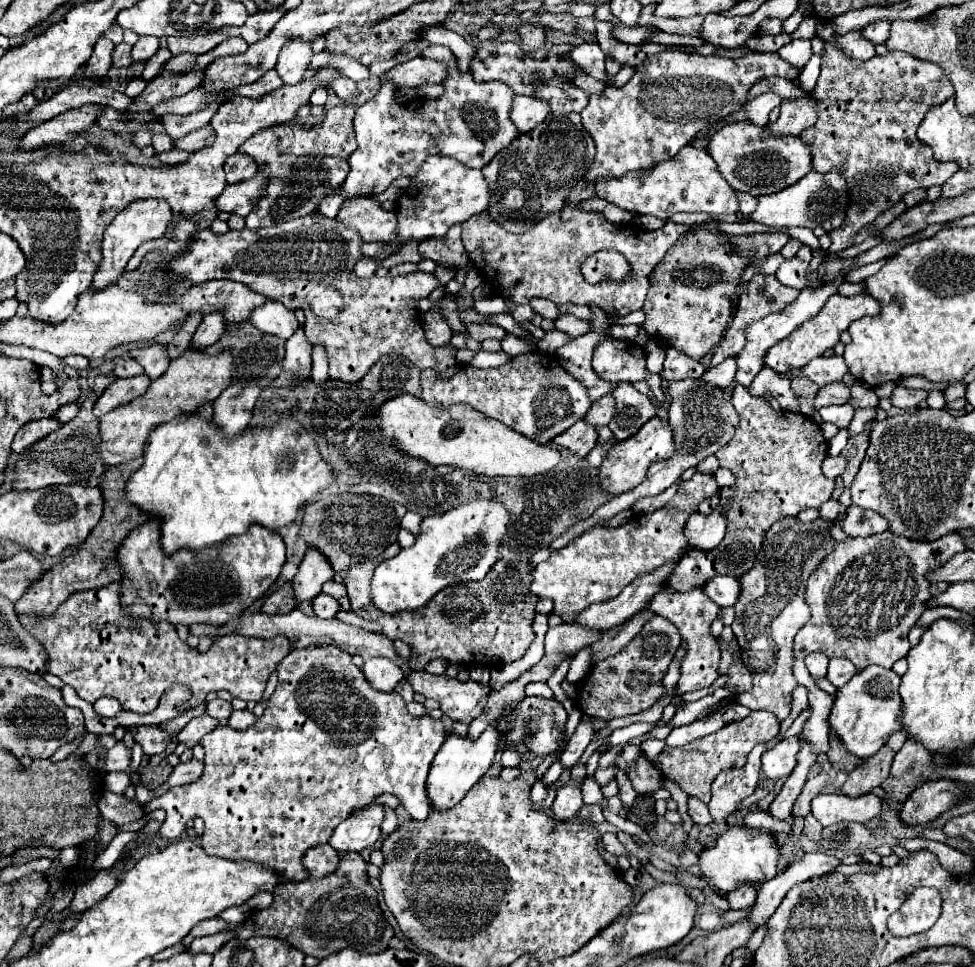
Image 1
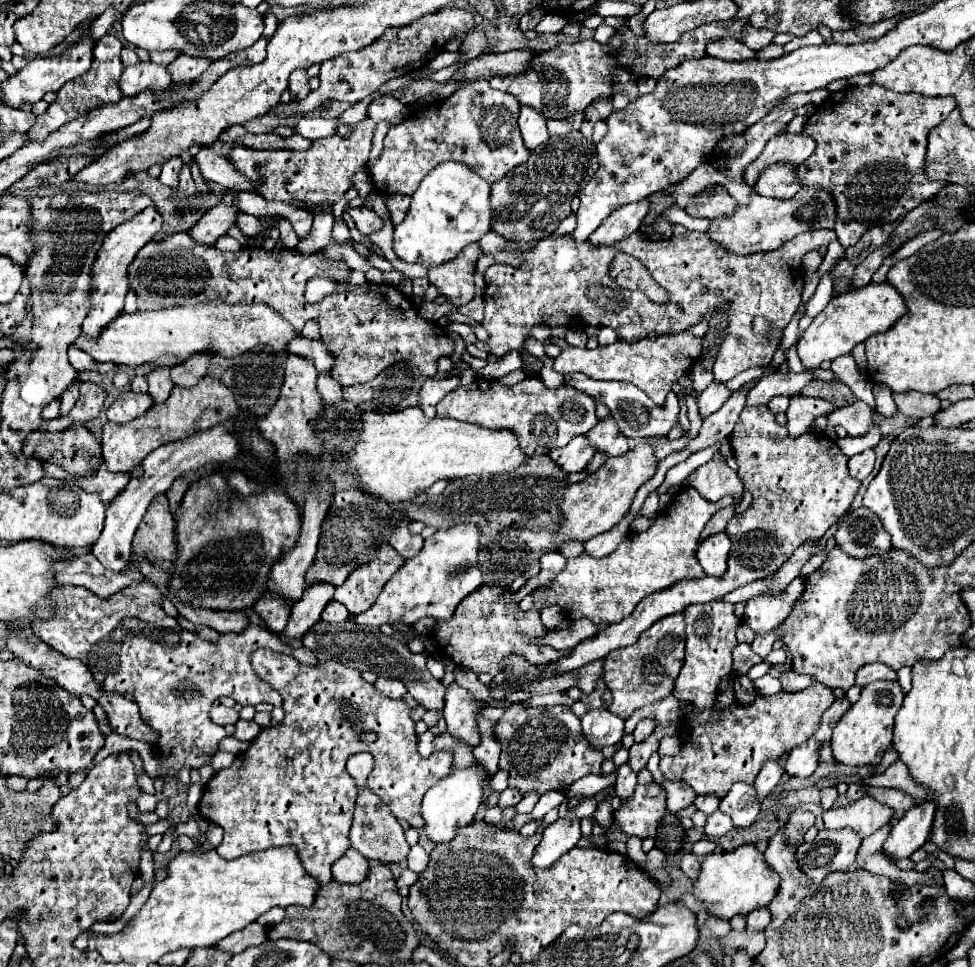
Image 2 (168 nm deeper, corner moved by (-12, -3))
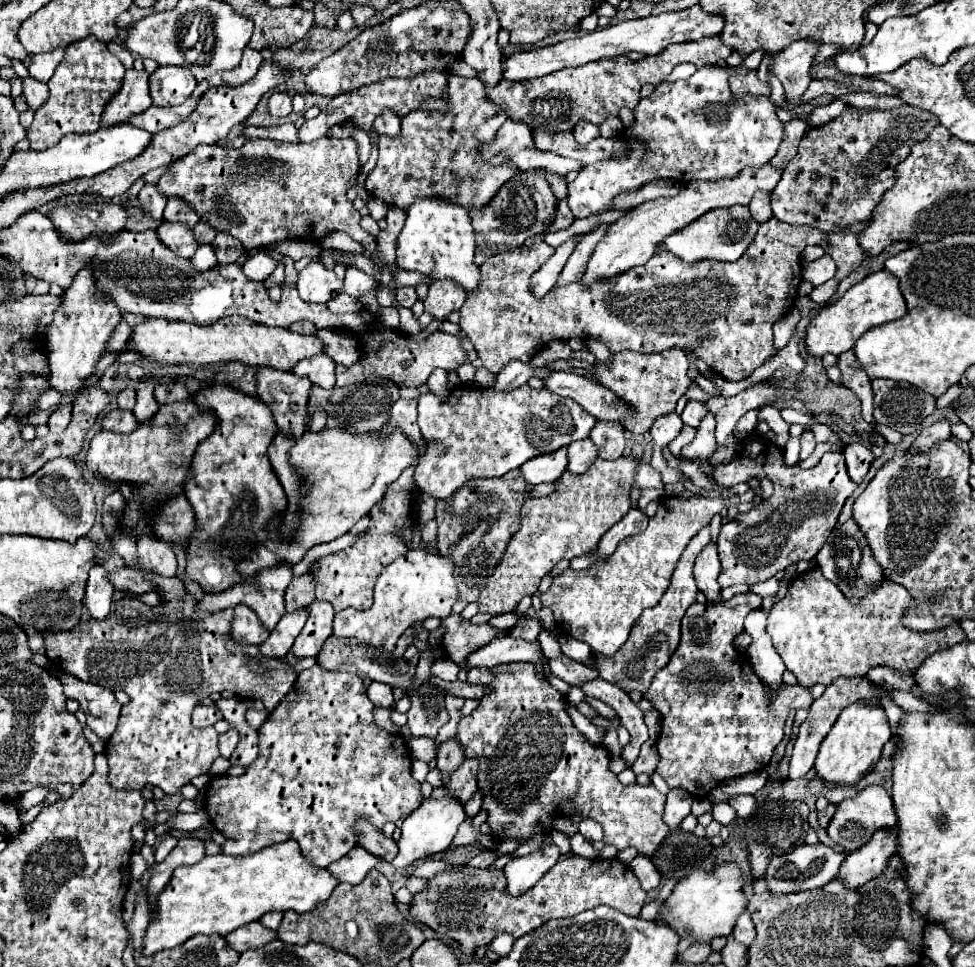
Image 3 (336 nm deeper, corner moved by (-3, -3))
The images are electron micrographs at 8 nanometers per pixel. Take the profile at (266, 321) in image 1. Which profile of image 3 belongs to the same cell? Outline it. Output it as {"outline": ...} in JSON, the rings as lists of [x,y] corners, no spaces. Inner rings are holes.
{"outline":[[[320,354],[320,356],[314,356],[314,358],[306,358],[302,362],[298,362],[294,366],[294,374],[296,376],[306,376],[310,378],[312,384],[318,384],[322,388],[334,388],[336,384],[336,374],[334,374],[334,360],[328,358],[326,354]]]}

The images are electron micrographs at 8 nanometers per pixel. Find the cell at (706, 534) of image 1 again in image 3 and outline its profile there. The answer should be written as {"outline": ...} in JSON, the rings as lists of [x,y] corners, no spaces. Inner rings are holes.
{"outline":[[[708,544],[696,558],[694,564],[694,580],[698,590],[706,596],[708,604],[718,604],[720,602],[720,584],[718,584],[718,574],[720,574],[720,560],[718,560],[718,550],[716,544]]]}

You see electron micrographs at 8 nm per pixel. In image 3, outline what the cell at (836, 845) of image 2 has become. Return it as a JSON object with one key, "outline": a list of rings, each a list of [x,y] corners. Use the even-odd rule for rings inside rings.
{"outline":[[[816,844],[816,846],[800,846],[790,854],[784,856],[776,856],[772,858],[768,870],[766,870],[766,884],[770,886],[772,894],[788,894],[788,892],[804,892],[804,890],[814,890],[814,888],[822,888],[826,882],[836,878],[836,872],[840,868],[840,864],[844,862],[846,854],[836,852],[834,848],[826,846],[826,844]]]}

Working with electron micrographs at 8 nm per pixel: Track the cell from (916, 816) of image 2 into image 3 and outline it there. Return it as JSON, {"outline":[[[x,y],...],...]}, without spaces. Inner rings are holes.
{"outline":[[[878,830],[866,846],[846,856],[836,878],[846,882],[848,890],[856,890],[874,876],[882,874],[886,862],[894,854],[896,854],[896,830],[892,834],[888,830]]]}

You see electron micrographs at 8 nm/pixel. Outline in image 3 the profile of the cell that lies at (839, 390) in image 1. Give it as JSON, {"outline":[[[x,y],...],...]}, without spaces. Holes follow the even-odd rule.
{"outline":[[[764,406],[764,408],[760,408],[760,412],[758,412],[758,422],[766,422],[766,424],[770,426],[770,430],[776,432],[776,436],[778,436],[776,444],[778,444],[778,446],[784,446],[784,444],[788,442],[788,424],[782,420],[778,408],[774,408],[774,406]]]}

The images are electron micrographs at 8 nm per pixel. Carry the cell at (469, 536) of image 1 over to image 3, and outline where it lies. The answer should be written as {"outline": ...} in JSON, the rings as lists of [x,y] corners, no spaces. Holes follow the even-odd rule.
{"outline":[[[408,550],[404,556],[396,558],[376,580],[374,602],[370,610],[342,610],[334,616],[332,636],[354,638],[358,644],[370,644],[374,648],[384,648],[392,652],[398,638],[414,622],[426,620],[430,616],[446,618],[456,602],[458,588],[454,578],[454,566],[450,558],[428,554],[426,550]]]}

